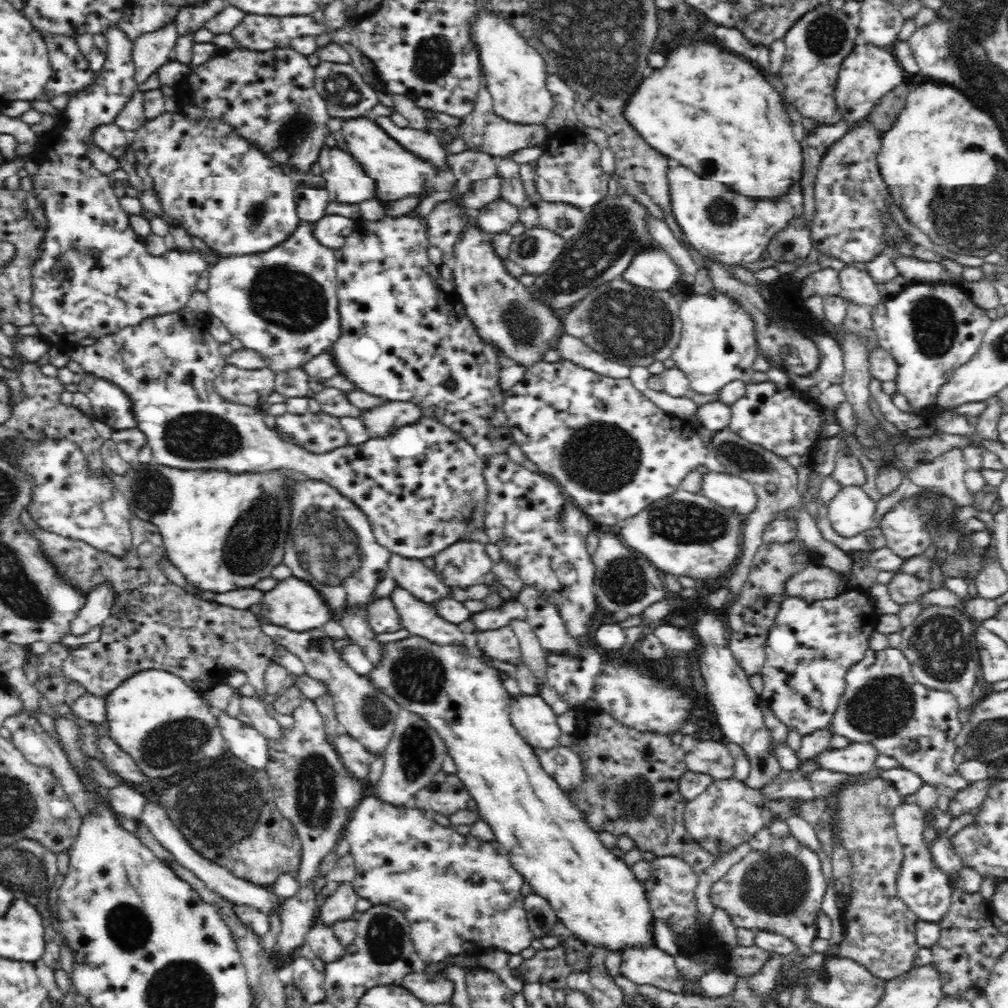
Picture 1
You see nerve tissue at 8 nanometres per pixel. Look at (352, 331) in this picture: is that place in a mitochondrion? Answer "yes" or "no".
no

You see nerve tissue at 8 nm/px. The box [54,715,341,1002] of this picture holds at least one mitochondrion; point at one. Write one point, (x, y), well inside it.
(126, 930)

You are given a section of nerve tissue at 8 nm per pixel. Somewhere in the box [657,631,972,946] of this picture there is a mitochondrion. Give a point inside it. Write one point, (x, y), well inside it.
(777, 886)

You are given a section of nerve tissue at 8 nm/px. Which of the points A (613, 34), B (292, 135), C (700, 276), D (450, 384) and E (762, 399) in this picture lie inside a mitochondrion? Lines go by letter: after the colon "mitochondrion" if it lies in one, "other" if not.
A: mitochondrion
B: mitochondrion
C: other
D: other
E: other

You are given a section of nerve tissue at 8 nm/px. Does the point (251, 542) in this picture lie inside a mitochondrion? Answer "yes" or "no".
yes

